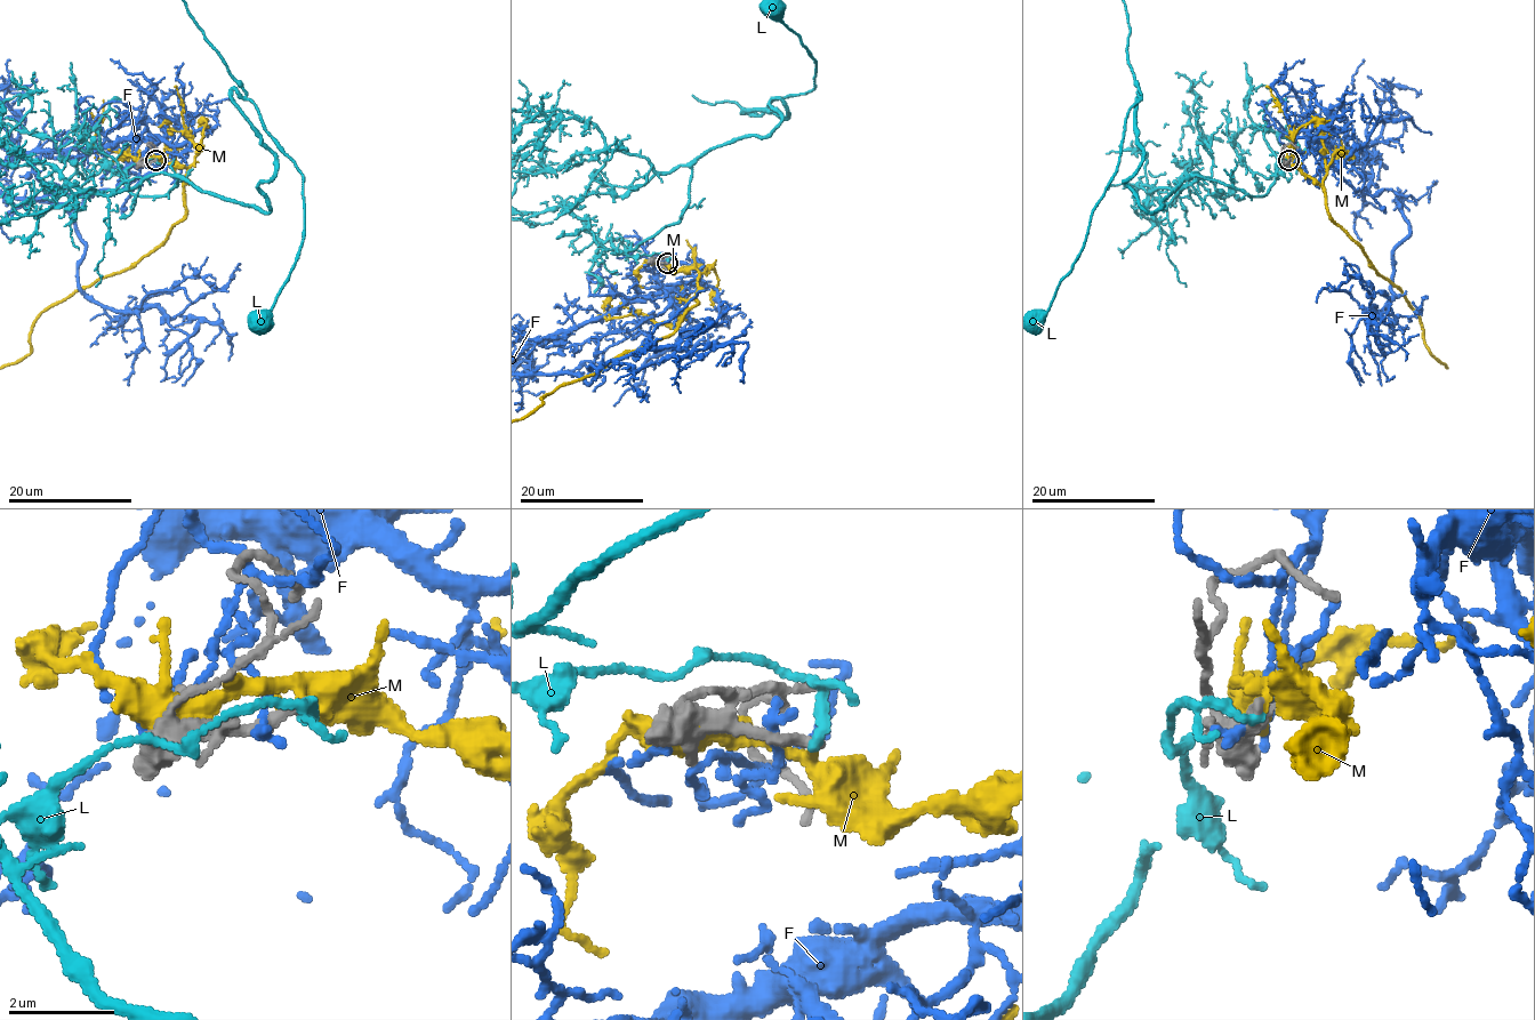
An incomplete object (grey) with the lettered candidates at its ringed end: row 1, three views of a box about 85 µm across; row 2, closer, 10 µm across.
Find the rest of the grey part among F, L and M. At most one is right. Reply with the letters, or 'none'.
none

